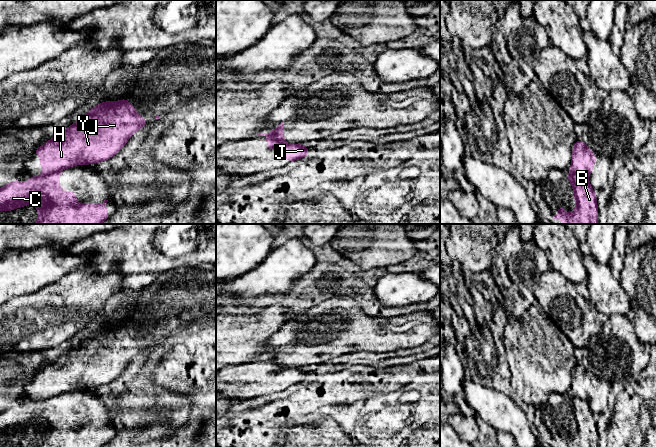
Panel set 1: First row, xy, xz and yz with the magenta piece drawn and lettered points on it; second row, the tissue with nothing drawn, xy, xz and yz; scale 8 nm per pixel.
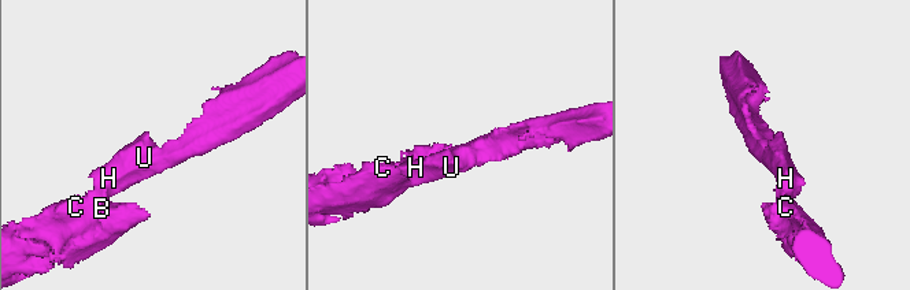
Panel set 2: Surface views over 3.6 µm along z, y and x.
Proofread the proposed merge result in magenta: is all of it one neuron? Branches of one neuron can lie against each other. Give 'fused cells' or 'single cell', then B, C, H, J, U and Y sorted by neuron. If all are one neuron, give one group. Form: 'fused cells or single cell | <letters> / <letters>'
fused cells | B C / H J U Y

